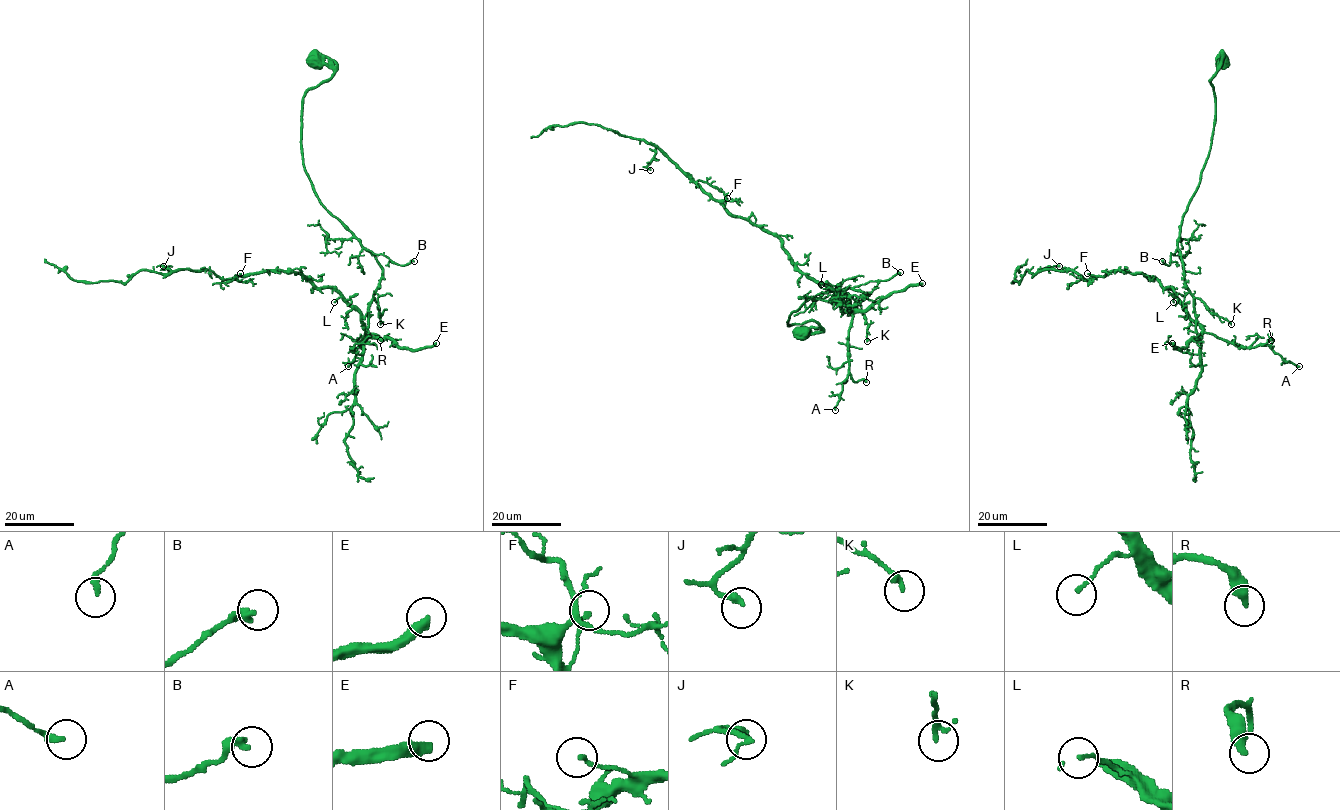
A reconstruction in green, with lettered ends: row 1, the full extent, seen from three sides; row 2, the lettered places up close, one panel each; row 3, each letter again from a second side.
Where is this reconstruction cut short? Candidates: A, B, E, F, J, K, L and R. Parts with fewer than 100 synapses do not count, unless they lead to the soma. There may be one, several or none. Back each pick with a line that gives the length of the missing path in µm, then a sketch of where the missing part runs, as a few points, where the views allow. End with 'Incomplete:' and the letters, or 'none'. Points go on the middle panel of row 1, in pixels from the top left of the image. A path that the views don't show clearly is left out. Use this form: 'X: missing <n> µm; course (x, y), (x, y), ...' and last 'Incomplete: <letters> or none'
E: missing 120 µm
Incomplete: E

